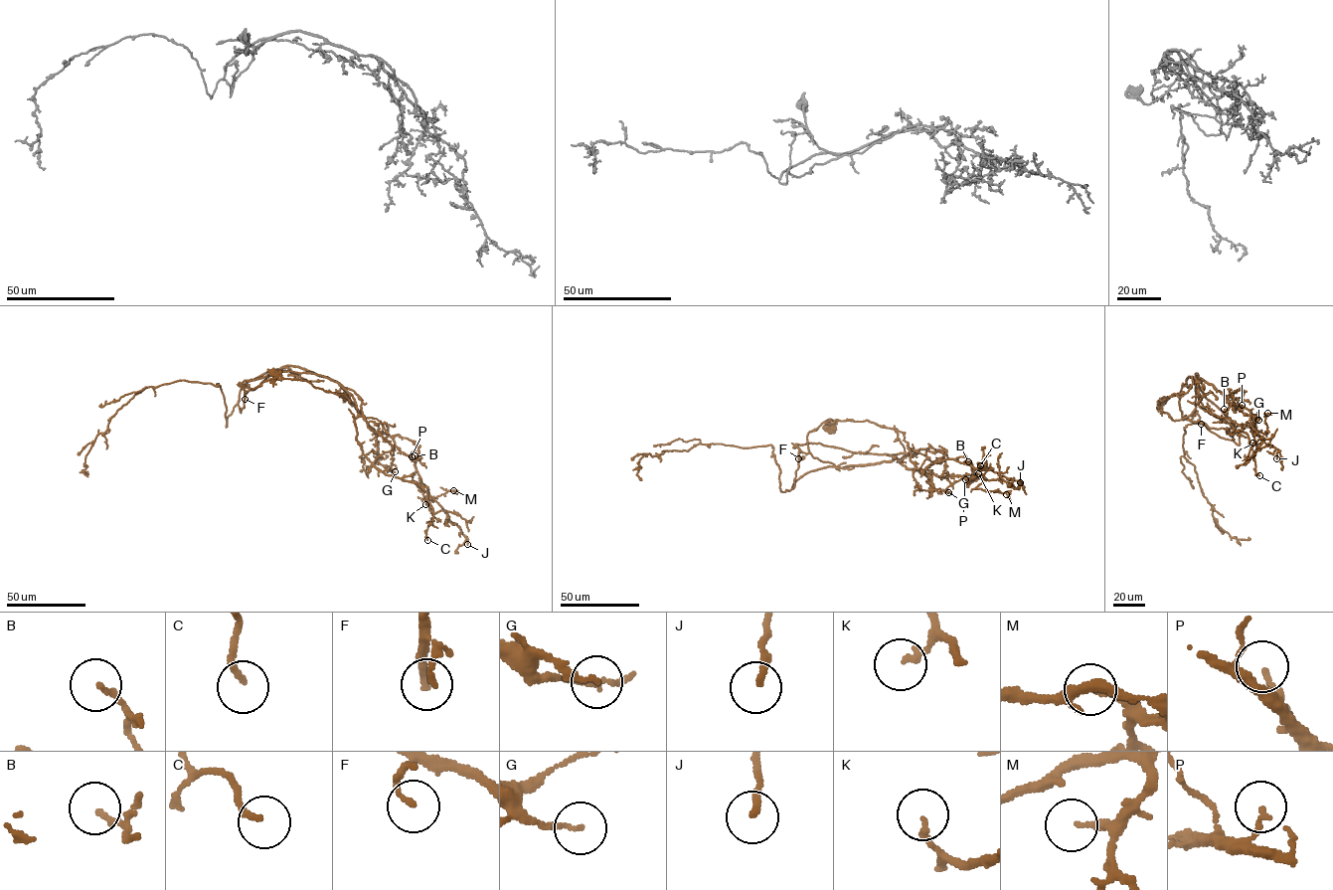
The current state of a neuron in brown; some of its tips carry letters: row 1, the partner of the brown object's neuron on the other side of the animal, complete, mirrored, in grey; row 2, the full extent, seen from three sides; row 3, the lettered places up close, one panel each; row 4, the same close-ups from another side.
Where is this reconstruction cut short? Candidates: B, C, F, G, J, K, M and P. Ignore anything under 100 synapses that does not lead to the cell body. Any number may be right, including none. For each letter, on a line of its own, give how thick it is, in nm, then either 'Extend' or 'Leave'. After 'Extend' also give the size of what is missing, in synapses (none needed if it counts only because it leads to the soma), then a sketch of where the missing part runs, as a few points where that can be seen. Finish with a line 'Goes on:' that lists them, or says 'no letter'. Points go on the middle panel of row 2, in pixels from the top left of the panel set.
B: Thickness 150 nm. Leave
C: Thickness 160 nm. Leave
F: Thickness 170 nm. Leave
G: Thickness 150 nm. Leave
J: Thickness 190 nm. Leave
K: Thickness 170 nm. Leave
M: Thickness 160 nm. Leave
P: Thickness 140 nm. Leave
Goes on: no letter

